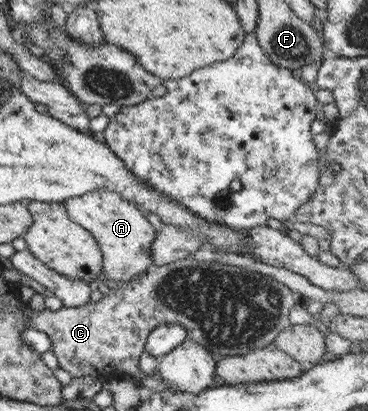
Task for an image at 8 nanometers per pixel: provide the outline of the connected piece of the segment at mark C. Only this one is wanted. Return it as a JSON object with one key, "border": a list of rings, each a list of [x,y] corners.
{"border":[[[189,257],[182,258],[181,260],[176,260],[175,262],[170,262],[169,264],[162,264],[161,266],[152,265],[147,269],[145,275],[133,280],[132,282],[125,282],[123,284],[117,283],[114,290],[109,290],[108,294],[103,296],[98,302],[89,302],[81,306],[74,307],[63,307],[58,310],[41,310],[41,312],[35,312],[31,310],[29,303],[22,306],[23,313],[27,317],[27,323],[31,329],[40,331],[42,334],[45,334],[45,337],[49,339],[51,343],[51,352],[55,355],[57,359],[57,365],[59,369],[67,371],[72,377],[81,377],[81,376],[91,376],[96,374],[112,374],[116,372],[117,374],[129,374],[129,376],[139,376],[139,358],[141,356],[141,351],[144,350],[144,345],[146,337],[148,336],[151,330],[155,330],[159,324],[177,324],[185,330],[185,337],[189,340],[198,342],[201,348],[205,348],[211,356],[215,357],[214,362],[219,362],[219,358],[225,356],[241,356],[247,354],[249,350],[261,349],[270,344],[272,340],[281,333],[285,327],[289,327],[289,320],[287,319],[288,312],[290,312],[292,305],[295,303],[296,295],[293,292],[289,291],[289,288],[286,288],[285,285],[277,283],[277,280],[271,279],[269,275],[263,275],[262,272],[257,272],[250,270],[249,268],[236,267],[231,265],[222,265],[218,262],[213,261],[197,261],[190,259]]]}

